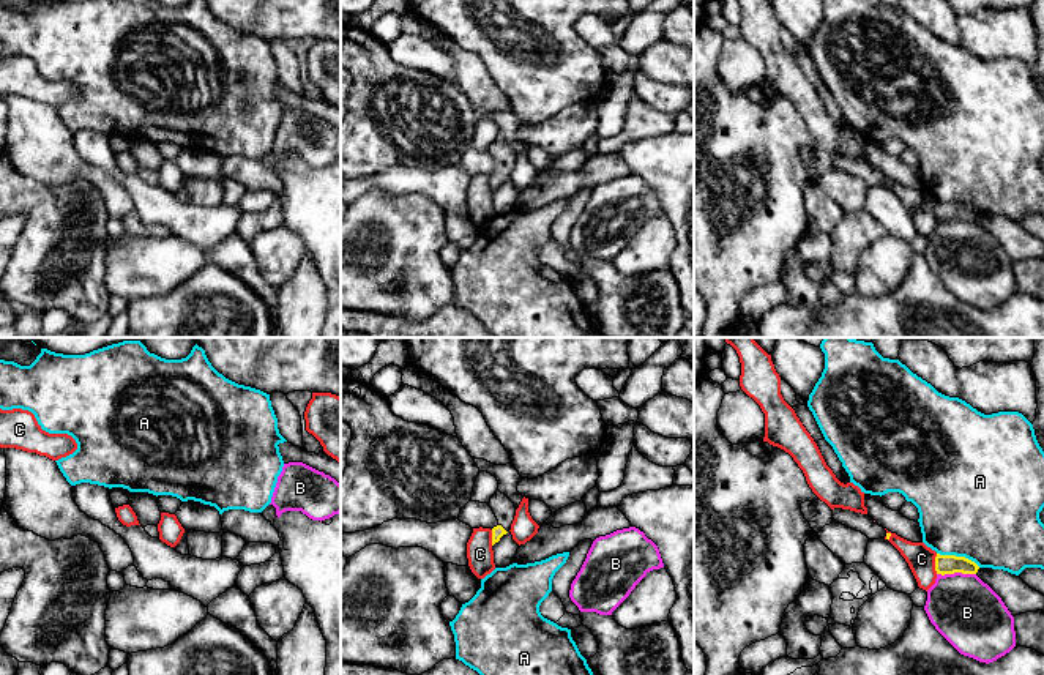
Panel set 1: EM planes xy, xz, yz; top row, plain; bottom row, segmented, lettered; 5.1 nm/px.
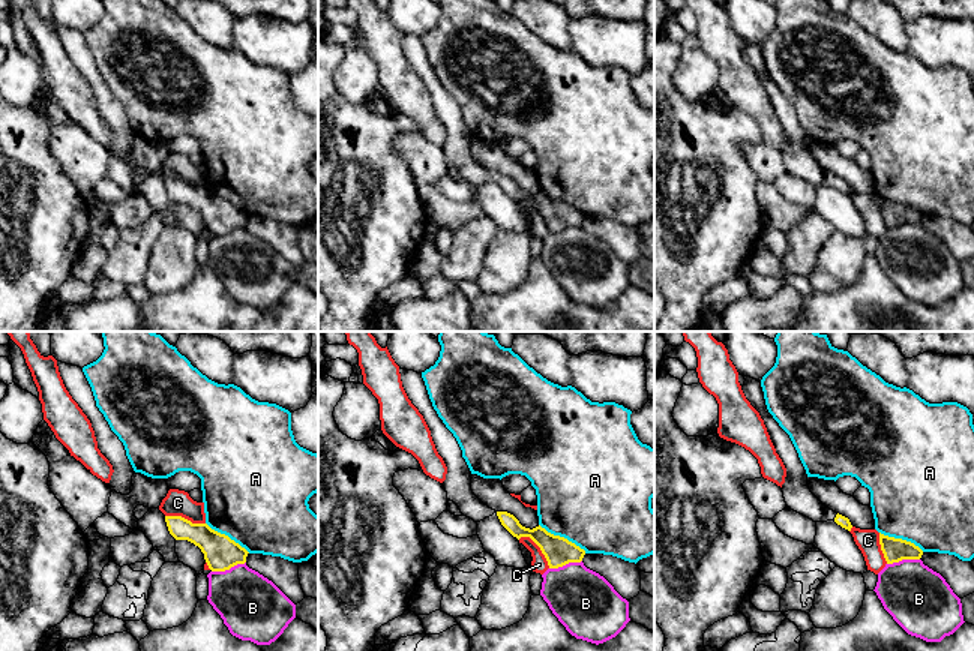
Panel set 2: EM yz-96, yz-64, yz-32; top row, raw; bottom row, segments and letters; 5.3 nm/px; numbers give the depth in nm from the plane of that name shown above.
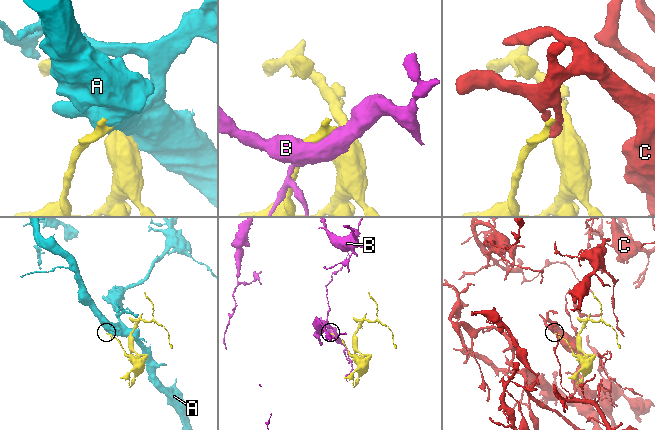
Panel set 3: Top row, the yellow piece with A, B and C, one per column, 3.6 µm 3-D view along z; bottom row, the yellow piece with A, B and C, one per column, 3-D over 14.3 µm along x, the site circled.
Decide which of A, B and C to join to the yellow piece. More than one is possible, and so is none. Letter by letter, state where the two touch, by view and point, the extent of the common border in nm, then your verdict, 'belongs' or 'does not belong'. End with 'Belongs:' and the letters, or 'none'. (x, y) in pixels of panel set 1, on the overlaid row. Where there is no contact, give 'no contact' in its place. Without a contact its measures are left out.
A: yz (959, 557) | 240 nm | does not belong
B: yz (956, 571) | 200 nm | does not belong
C: yz (935, 563) | 100 nm | does not belong
Belongs: none

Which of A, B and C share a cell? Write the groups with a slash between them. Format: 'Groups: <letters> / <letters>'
Groups: A / B / C

